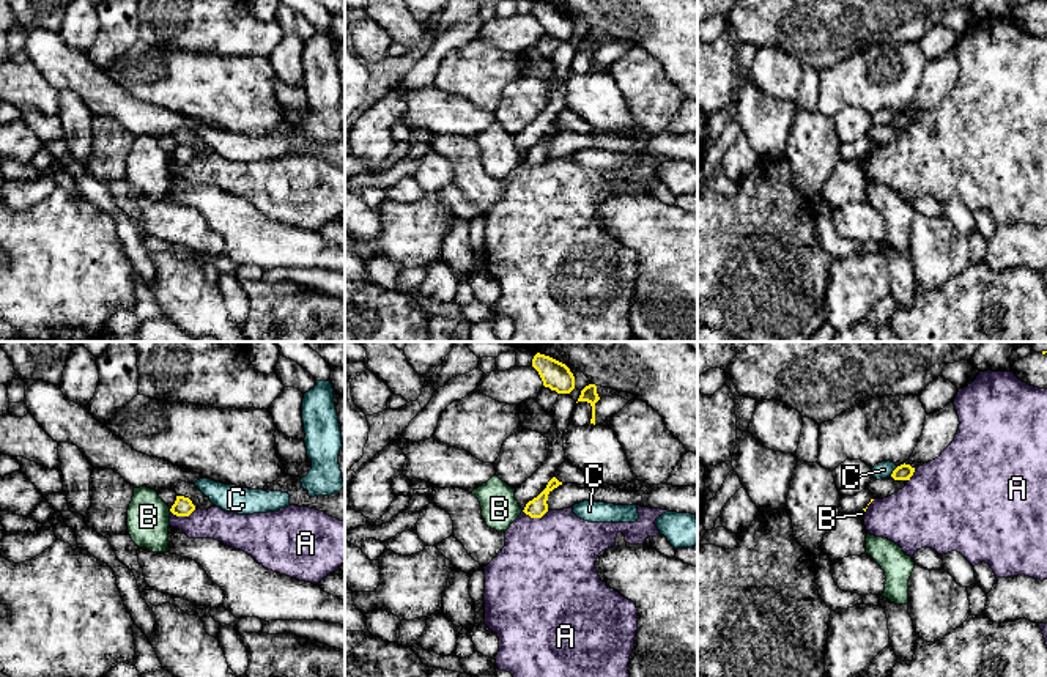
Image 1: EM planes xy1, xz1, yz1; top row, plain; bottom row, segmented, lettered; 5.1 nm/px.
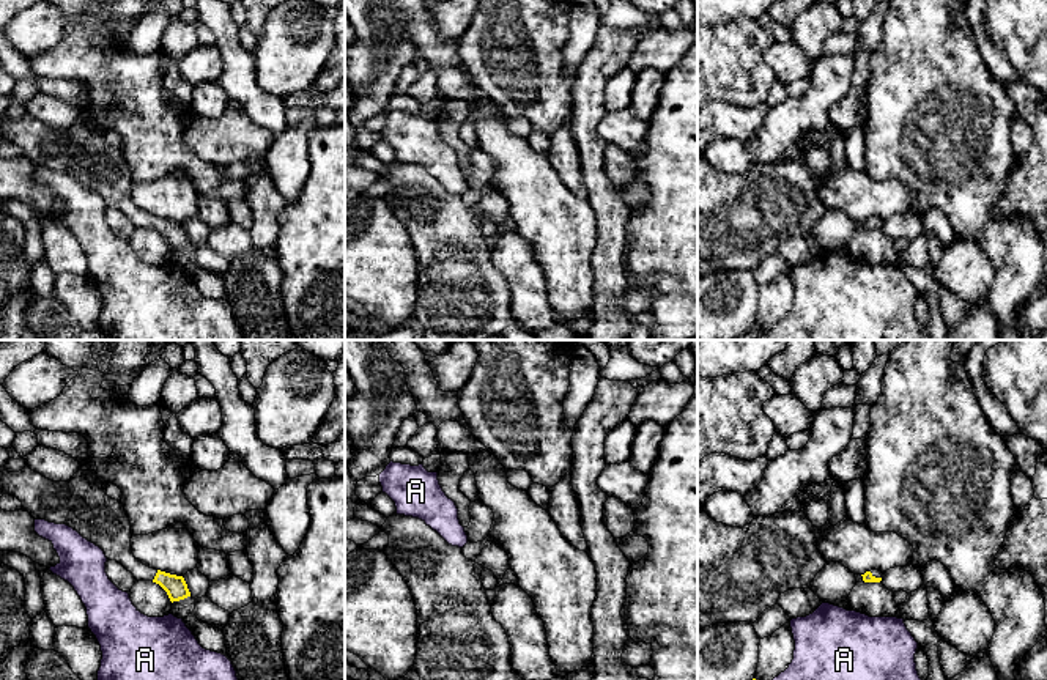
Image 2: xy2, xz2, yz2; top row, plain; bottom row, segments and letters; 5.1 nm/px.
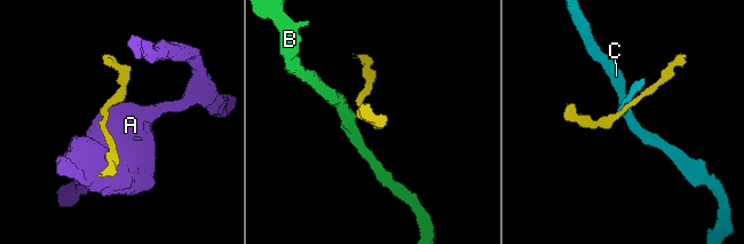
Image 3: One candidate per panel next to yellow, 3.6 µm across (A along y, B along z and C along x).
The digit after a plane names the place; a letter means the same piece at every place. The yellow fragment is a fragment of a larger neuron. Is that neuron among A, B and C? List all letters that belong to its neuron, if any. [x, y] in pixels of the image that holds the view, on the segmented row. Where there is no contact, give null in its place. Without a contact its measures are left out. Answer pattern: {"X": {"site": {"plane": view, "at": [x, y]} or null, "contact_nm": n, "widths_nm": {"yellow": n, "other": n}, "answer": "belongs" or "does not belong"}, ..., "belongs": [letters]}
{"A": {"site": {"plane": "xz1", "at": [536, 517]}, "contact_nm": 140, "widths_nm": {"yellow": 100, "other": 480}, "answer": "does not belong"}, "B": {"site": {"plane": "xy1", "at": [170, 510]}, "contact_nm": 30, "widths_nm": {"yellow": 100, "other": 220}, "answer": "does not belong"}, "C": {"site": {"plane": "yz1", "at": [893, 471]}, "contact_nm": 70, "widths_nm": {"yellow": 80, "other": 90}, "answer": "does not belong"}, "belongs": []}

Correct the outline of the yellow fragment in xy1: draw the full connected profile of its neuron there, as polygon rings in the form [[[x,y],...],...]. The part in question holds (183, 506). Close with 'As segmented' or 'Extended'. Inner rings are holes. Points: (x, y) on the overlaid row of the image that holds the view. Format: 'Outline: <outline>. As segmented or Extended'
Outline: [[[176,496],[176,501],[170,509],[170,512],[176,516],[189,516],[194,510],[195,510],[195,505],[189,498],[184,498],[184,496]]]. As segmented

